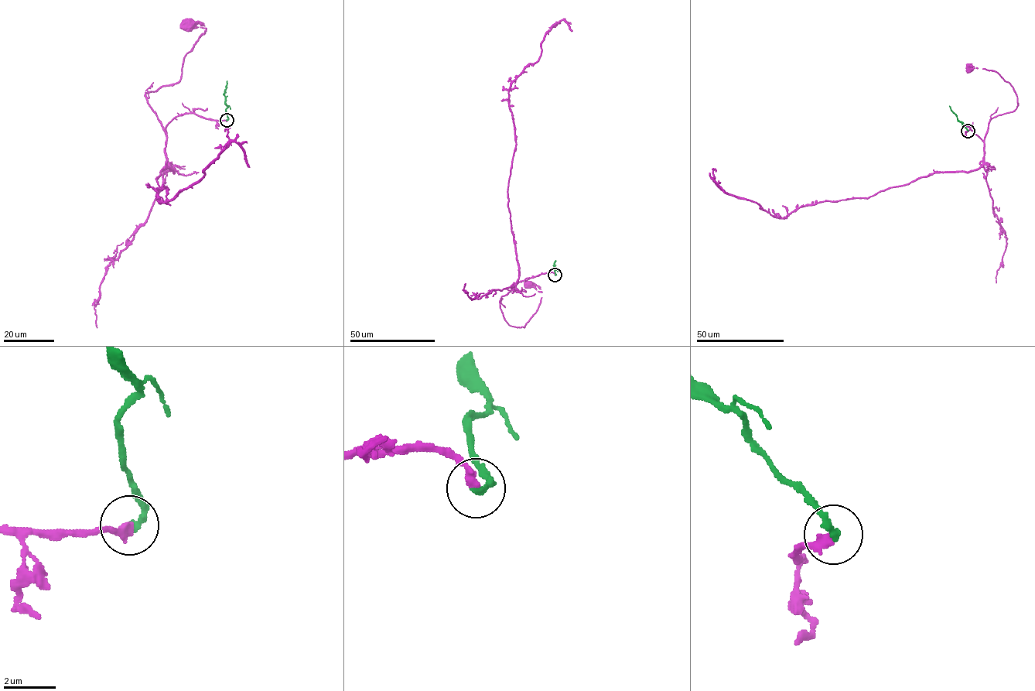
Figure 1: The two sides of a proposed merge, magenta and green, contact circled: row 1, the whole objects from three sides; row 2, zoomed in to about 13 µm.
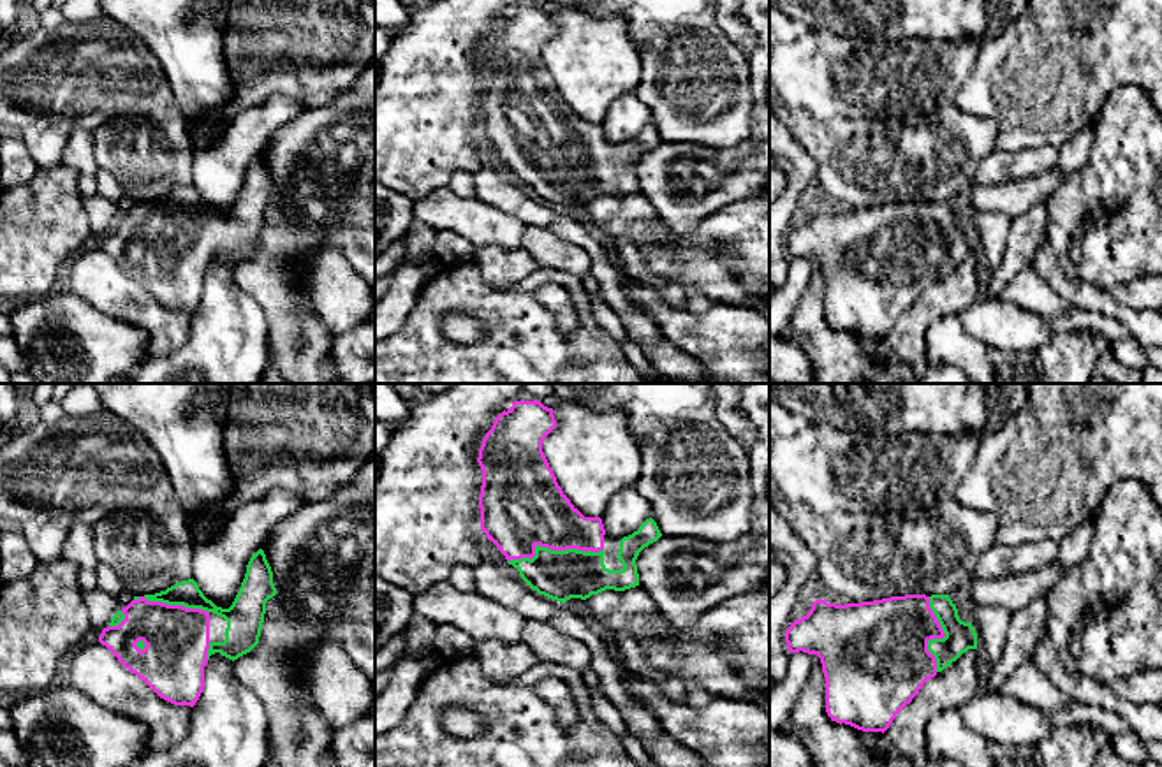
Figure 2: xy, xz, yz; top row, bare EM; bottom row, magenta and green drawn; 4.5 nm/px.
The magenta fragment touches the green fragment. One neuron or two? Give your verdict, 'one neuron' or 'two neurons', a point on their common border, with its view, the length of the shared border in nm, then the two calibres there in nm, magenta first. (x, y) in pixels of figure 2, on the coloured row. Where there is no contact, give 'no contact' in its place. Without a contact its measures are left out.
one neuron; contact xz (551, 549); length 440 nm; calibres 380 and 220 nm

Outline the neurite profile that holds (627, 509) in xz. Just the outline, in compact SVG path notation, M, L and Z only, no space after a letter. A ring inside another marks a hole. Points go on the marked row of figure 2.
M625 487L609 500L600 519L609 537L623 538L637 531L650 517L650 503L634 487Z

